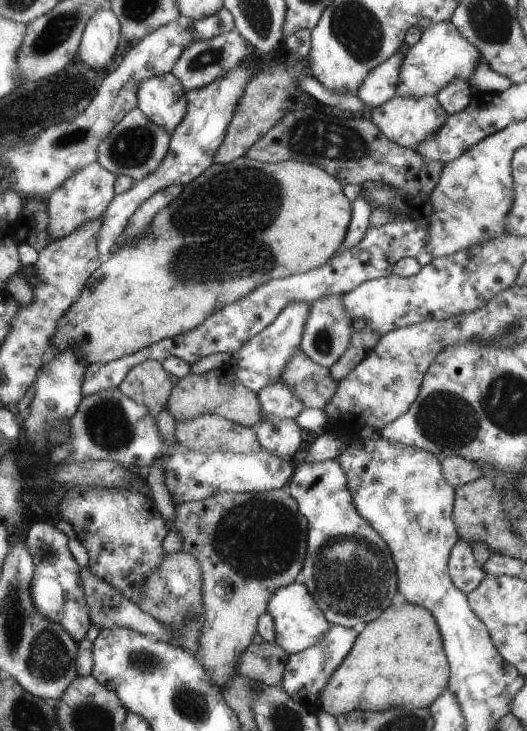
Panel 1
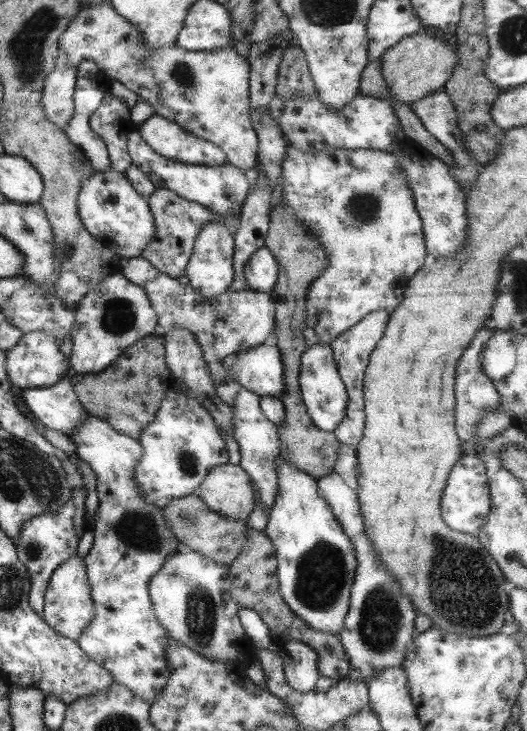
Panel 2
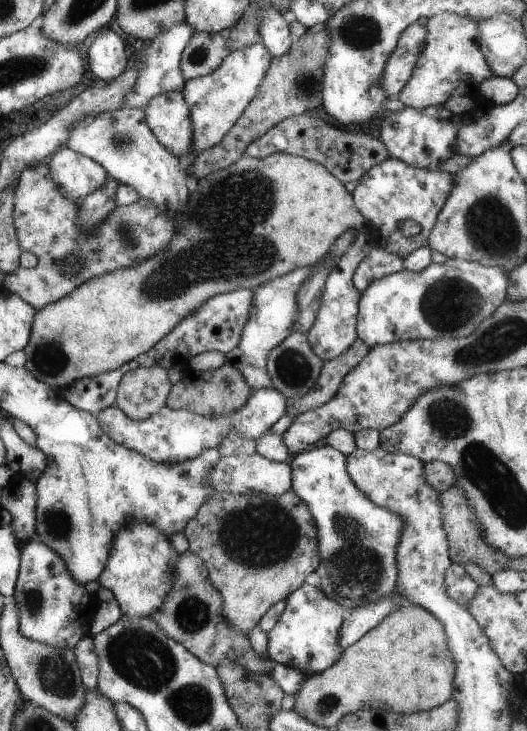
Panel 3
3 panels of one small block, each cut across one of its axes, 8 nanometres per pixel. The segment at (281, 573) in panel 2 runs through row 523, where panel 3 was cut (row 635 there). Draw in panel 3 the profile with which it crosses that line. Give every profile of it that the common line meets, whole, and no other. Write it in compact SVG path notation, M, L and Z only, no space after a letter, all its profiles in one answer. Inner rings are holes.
M304 582L284 600L285 606L277 622L266 632L266 653L273 664L282 664L301 670L301 674L310 675L337 662L343 652L339 646L339 627L345 614L343 606L329 600L317 587Z

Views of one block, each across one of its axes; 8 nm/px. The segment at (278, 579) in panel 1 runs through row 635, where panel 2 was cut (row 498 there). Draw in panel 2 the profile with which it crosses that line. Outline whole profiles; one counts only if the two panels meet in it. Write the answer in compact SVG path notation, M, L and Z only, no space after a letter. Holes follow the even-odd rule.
M227 462L213 466L197 486L195 494L209 510L245 523L255 506L251 479L238 464Z

